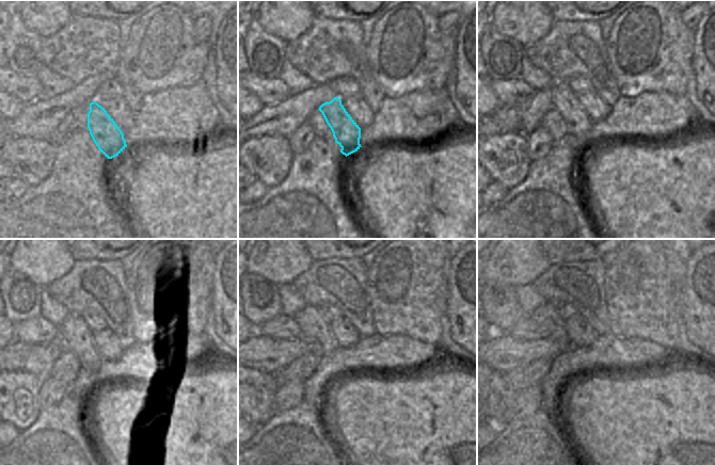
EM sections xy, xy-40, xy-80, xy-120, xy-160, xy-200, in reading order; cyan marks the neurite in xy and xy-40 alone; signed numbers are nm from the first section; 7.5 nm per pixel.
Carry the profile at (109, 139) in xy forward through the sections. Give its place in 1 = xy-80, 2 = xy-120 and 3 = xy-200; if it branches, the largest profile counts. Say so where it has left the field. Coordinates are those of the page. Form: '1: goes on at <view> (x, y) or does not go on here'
1: goes on at xy-80 (577, 123)
2: goes on at xy-120 (75, 334)
3: goes on at xy-200 (545, 316)

